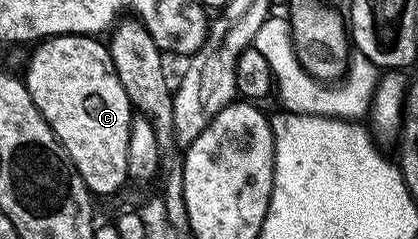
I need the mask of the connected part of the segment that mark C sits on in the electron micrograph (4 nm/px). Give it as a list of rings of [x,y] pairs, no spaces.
[[[66,33],[62,37],[41,40],[33,49],[36,50],[28,61],[28,74],[23,74],[22,80],[30,91],[38,111],[42,111],[46,123],[50,123],[54,135],[62,143],[78,175],[82,175],[89,193],[99,195],[118,192],[128,181],[126,147],[130,143],[130,123],[134,110],[114,71],[107,44],[92,35]]]

